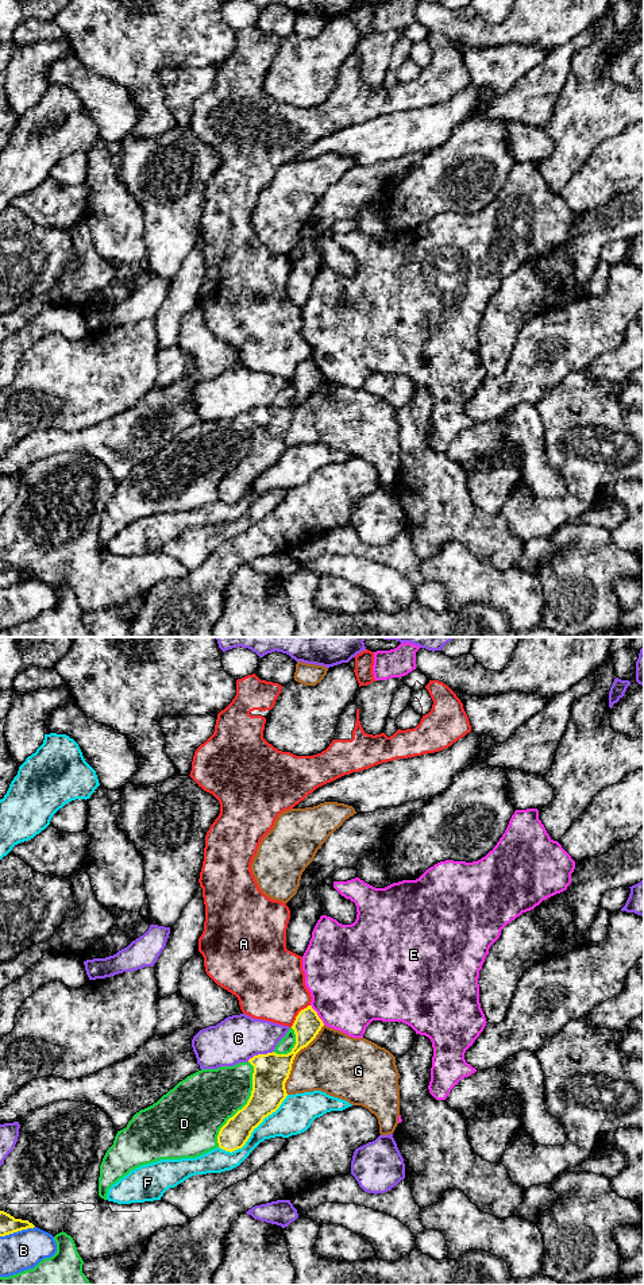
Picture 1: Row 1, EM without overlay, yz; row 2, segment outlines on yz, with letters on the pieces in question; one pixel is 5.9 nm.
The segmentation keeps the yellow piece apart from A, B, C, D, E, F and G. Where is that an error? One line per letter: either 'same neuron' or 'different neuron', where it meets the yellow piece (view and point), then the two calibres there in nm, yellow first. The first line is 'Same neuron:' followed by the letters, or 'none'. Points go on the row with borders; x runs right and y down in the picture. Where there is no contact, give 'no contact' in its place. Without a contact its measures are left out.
Same neuron: none
A: different neuron; meets yellow in yz at (299, 1014); 160 nm thick on the yellow side, 420 nm on the other
B: different neuron; meets yellow in yz at (16, 1231); 110 nm thick on the yellow side, 240 nm on the other
C: different neuron; meets yellow in yz at (259, 1054); 200 nm thick on the yellow side, 280 nm on the other
D: different neuron; meets yellow in yz at (246, 1104); 200 nm thick on the yellow side, 360 nm on the other
E: different neuron; meets yellow in yz at (316, 1014); 160 nm thick on the yellow side, 460 nm on the other
F: different neuron; meets yellow in yz at (253, 1130); 200 nm thick on the yellow side, 200 nm on the other
G: different neuron; meets yellow in yz at (293, 1058); 200 nm thick on the yellow side, 360 nm on the other

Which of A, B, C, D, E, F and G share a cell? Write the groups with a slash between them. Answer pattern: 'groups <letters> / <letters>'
groups A / B / C / D / E / F / G

